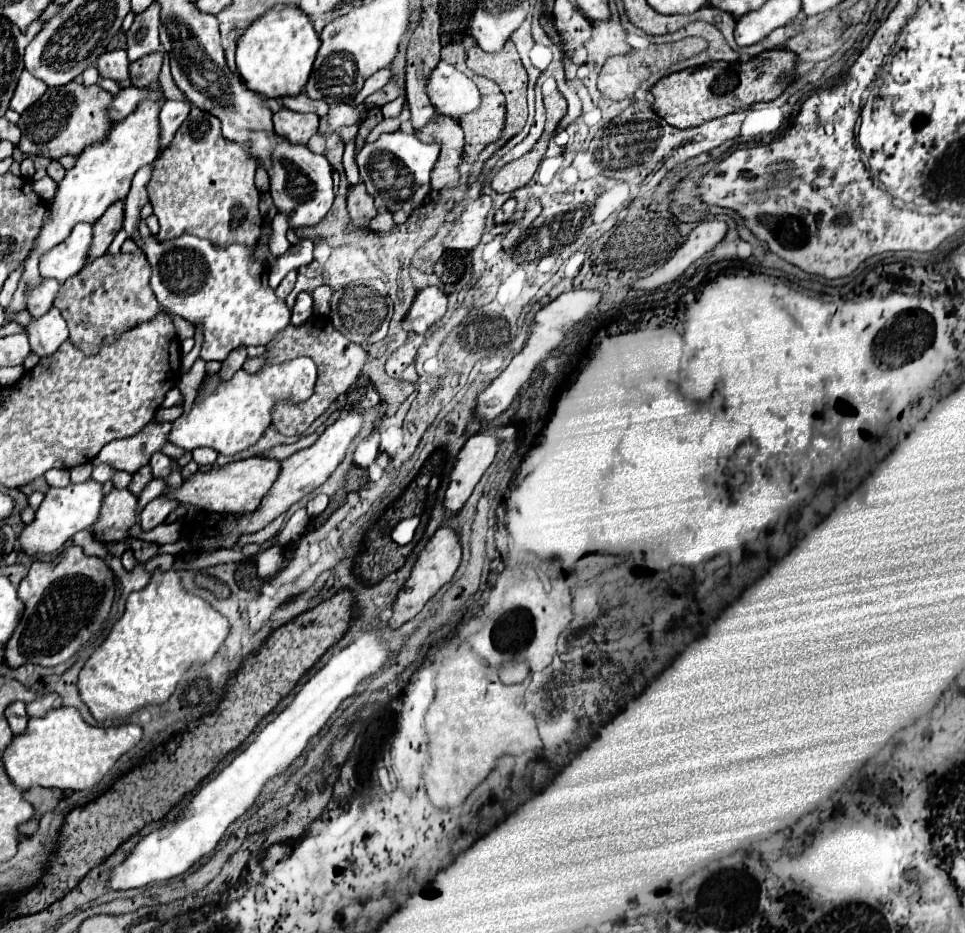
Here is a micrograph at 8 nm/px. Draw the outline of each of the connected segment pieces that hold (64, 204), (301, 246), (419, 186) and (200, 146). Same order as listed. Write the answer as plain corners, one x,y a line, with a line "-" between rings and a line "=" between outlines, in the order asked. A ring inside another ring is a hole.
152,93
152,97
144,99
142,105
138,105
138,109
128,115
124,121
114,123
108,137
102,143
90,145
88,149
82,151
82,155
78,157
76,165
66,171
64,179
58,183
58,191
56,197
50,203
50,215
48,219
42,223
42,229
38,233
38,237
32,243
30,255
24,263
24,271
18,283
18,289
10,301
10,305
4,309
4,319
6,323
12,321
14,315
26,311
26,299
28,293
40,285
40,281
44,281
40,277
40,257
44,253
48,253
48,249
52,249
54,245
60,245
60,241
64,241
68,237
68,233
72,233
74,225
80,221
96,221
104,215
104,211
118,199
124,199
128,195
132,177
136,175
136,171
148,163
152,163
158,157
158,137
160,137
160,127
158,127
158,111
160,111
162,103
160,97
156,93
=
300,239
298,245
292,245
284,255
278,257
274,267
270,269
270,287
276,289
280,281
294,269
300,269
302,265
310,265
314,261
314,243
310,239
=
396,131
382,135
374,143
366,143
364,149
356,155
356,163
368,195
374,197
376,207
408,217
414,209
420,209
426,195
430,193
430,175
438,155
440,147
436,143
426,145
414,133
=
192,107
188,121
156,159
154,175
148,183
150,203
160,221
156,239
164,243
190,233
212,241
216,247
232,243
254,247
264,223
258,209
260,193
254,185
256,167
258,161
250,157
248,147
222,137
218,117

